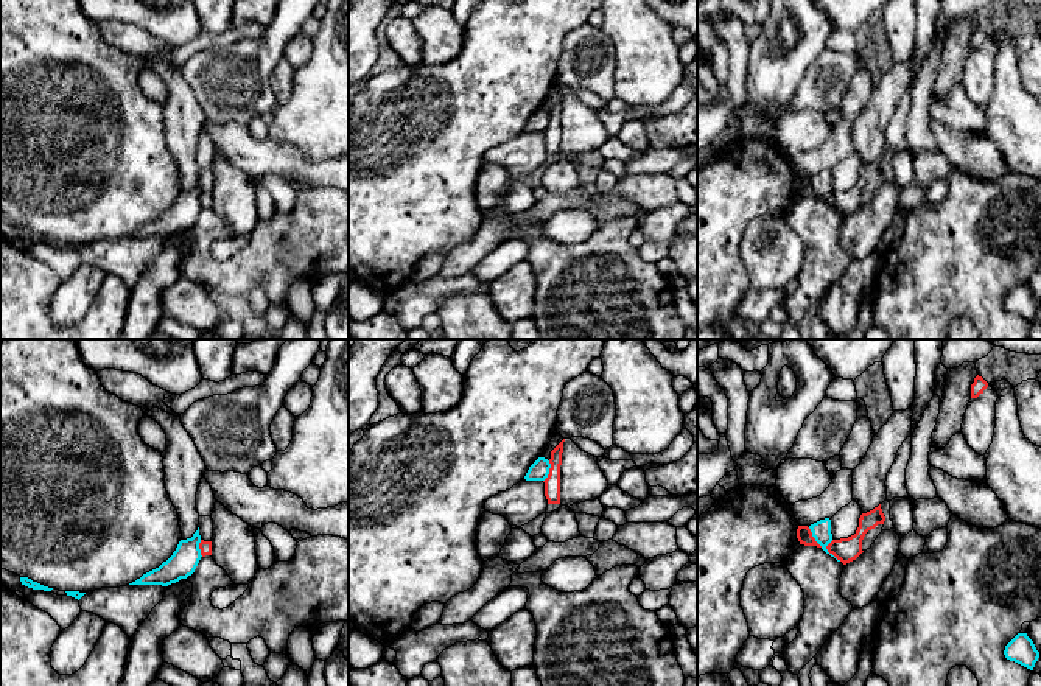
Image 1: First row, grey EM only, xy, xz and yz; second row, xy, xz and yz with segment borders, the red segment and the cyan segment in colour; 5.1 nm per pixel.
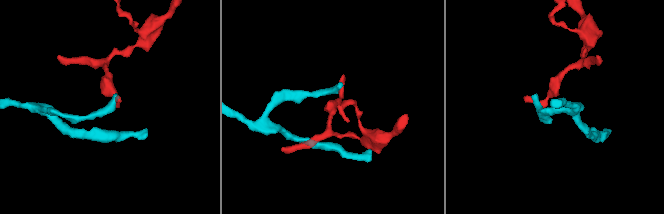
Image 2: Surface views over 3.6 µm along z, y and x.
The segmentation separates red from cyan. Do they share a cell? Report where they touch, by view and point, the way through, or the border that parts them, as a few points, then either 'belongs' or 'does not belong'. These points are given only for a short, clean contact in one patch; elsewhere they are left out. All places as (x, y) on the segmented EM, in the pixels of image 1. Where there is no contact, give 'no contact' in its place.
yz (830, 552) | along yz (831, 540), (827, 549), (841, 560) | does not belong

